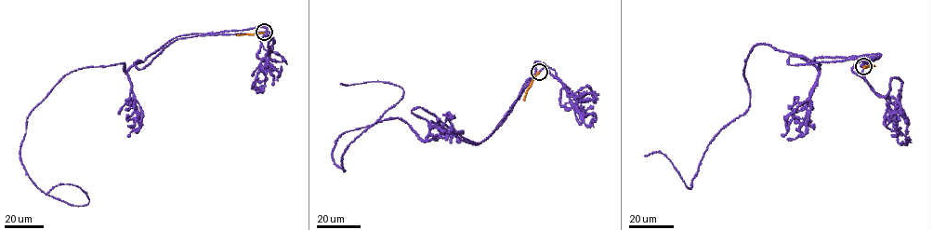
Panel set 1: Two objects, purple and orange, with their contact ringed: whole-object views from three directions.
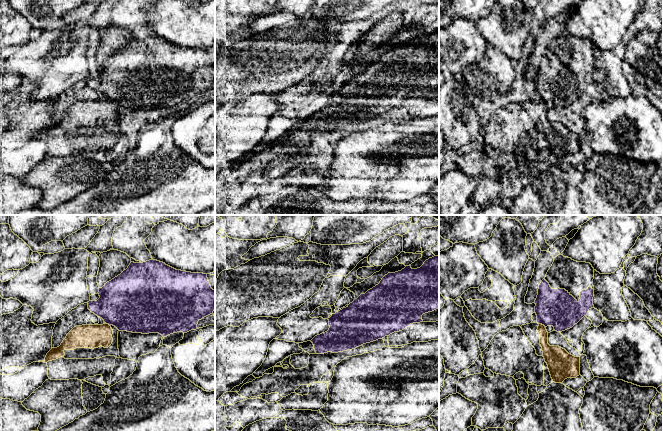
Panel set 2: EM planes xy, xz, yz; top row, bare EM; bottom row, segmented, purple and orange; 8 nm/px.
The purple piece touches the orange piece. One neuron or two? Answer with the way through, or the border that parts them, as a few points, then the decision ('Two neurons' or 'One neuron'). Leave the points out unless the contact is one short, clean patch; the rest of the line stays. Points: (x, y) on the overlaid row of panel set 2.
Boundary: yz (539, 323), (545, 326). Two neurons

